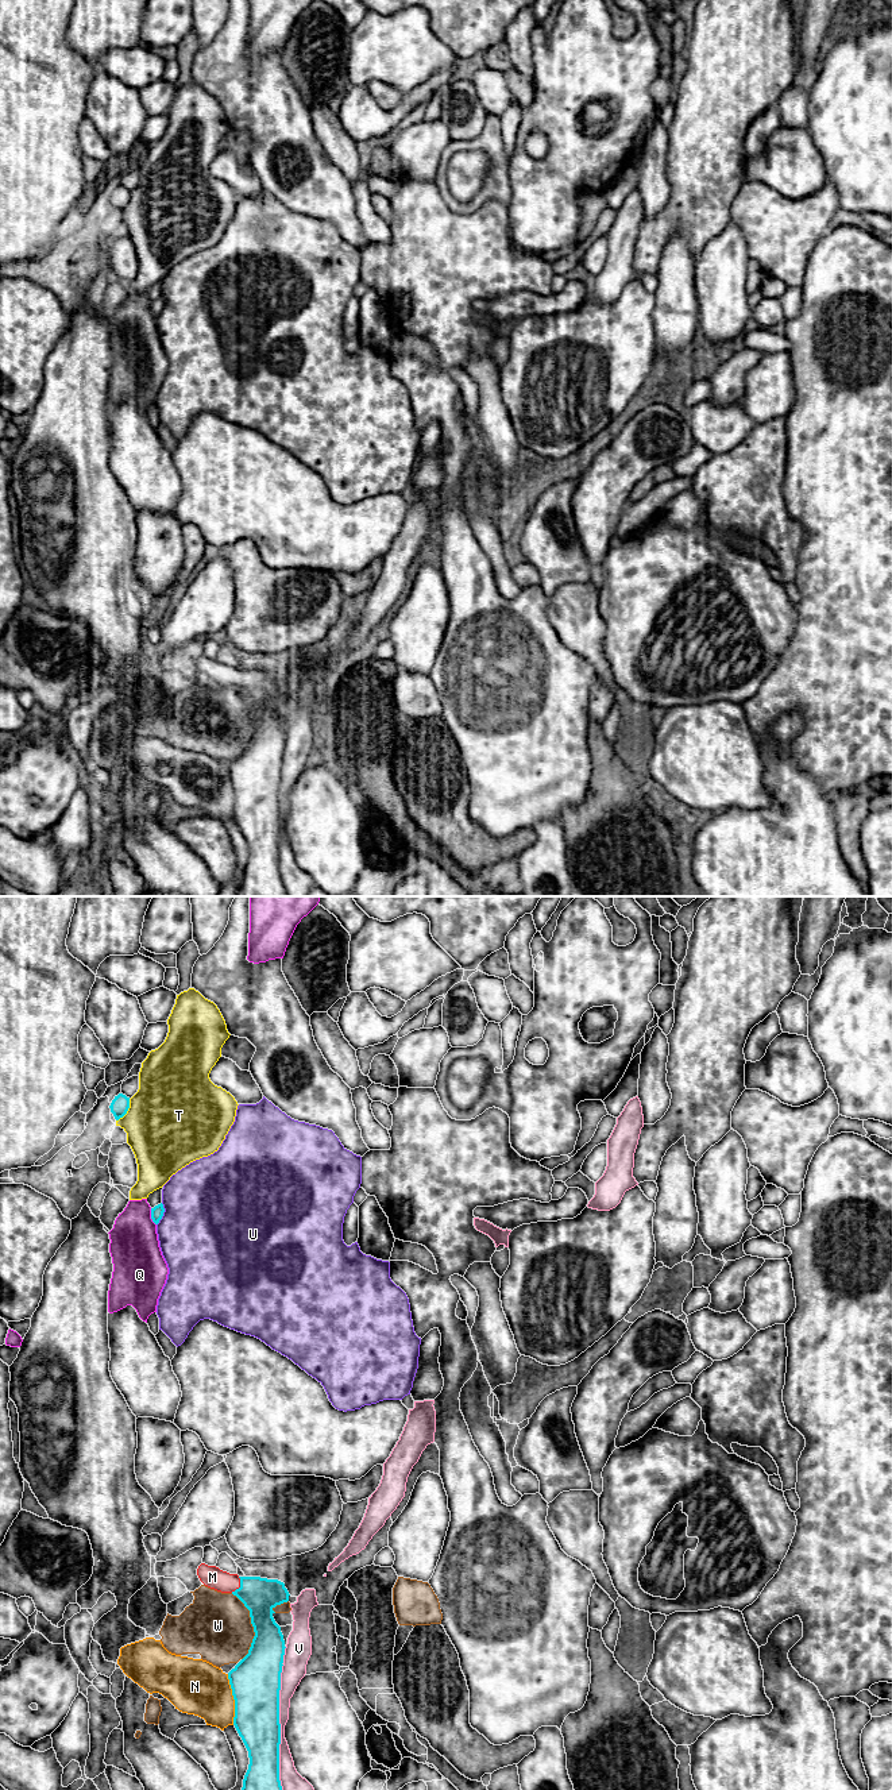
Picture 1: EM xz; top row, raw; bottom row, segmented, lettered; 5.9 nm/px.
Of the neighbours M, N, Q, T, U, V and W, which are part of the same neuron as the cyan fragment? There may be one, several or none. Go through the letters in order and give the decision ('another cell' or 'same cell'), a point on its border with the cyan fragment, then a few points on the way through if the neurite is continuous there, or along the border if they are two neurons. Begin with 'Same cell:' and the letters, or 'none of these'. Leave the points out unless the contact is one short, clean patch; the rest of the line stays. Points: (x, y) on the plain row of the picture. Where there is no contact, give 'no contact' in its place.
Same cell: M
M: same cell; meets cyan in xz at (240, 679); runs through xz (259, 689), (240, 679), (212, 670)
N: another cell; meets cyan in xz at (234, 791)
Q: another cell; meets cyan in xz at (151, 309)
T: another cell; meets cyan in xz at (127, 203)
U: another cell; meets cyan in xz at (162, 307)
V: another cell; meets cyan in xz at (280, 826)
W: another cell; meets cyan in xz at (253, 718)

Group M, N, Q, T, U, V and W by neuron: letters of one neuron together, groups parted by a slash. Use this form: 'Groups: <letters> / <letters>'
Groups: M / N / Q / T / U / V / W

